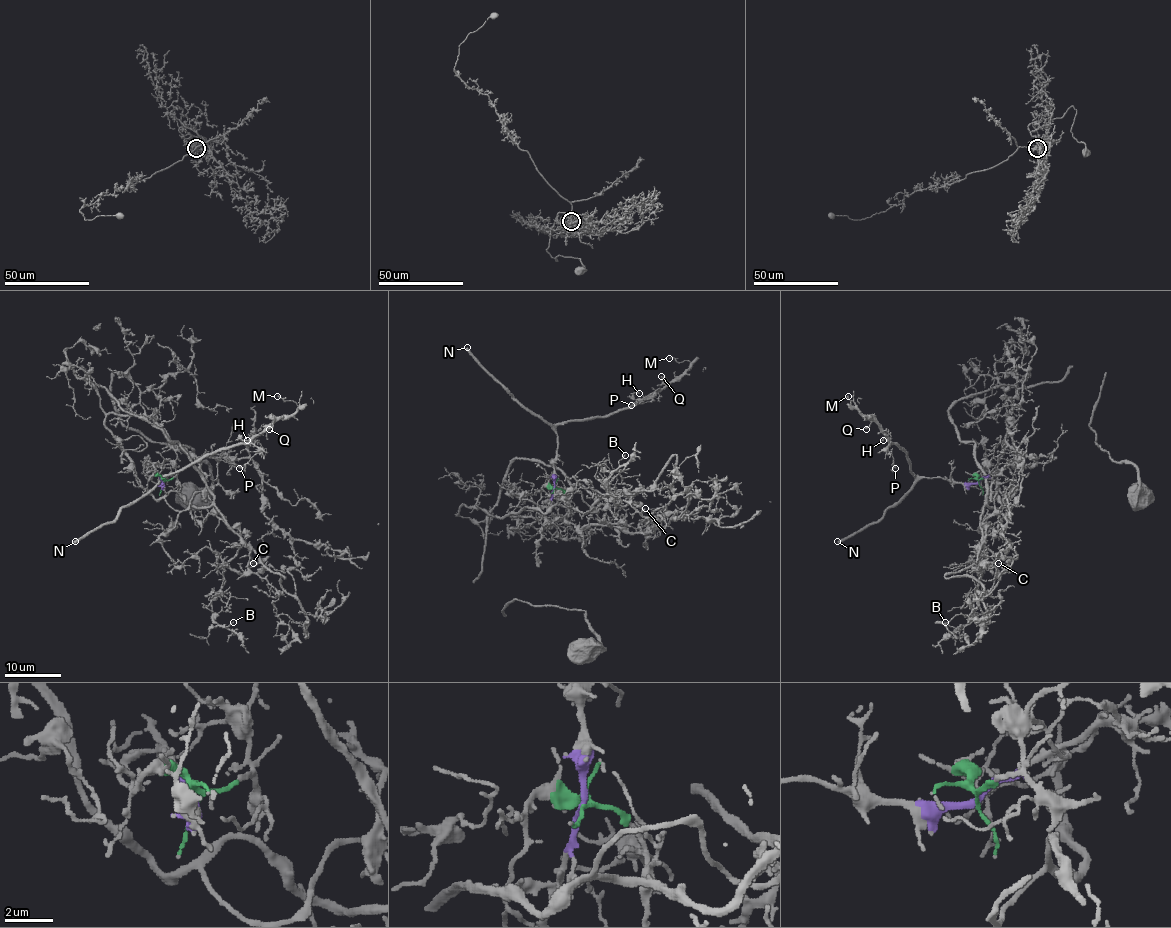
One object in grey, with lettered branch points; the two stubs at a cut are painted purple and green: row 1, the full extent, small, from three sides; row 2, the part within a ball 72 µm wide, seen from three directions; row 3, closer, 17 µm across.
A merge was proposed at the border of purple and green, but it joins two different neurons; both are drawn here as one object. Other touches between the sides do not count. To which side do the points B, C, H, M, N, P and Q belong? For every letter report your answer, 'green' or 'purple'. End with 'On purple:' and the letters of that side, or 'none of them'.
B: green
C: green
H: purple
M: purple
N: purple
P: purple
Q: purple
On purple: H, M, N, P, Q

